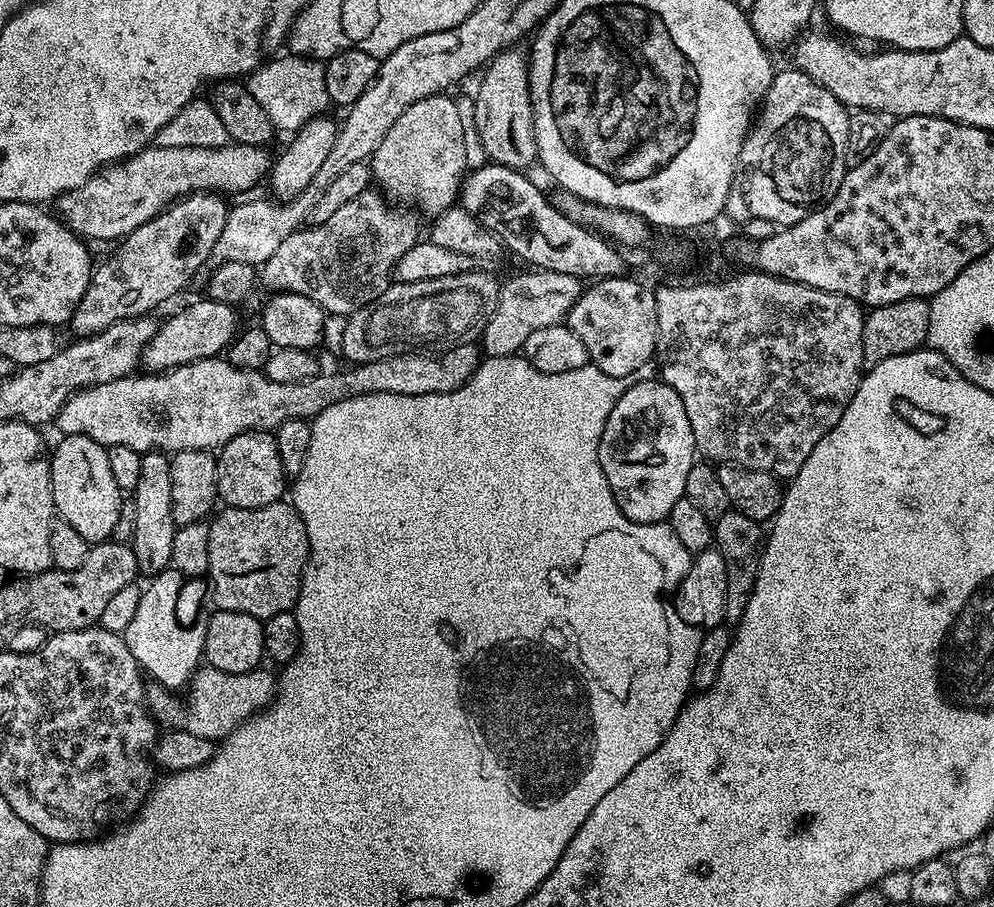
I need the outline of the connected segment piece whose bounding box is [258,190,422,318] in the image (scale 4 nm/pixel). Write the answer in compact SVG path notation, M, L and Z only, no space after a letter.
M365 190L346 202L346 206L338 206L334 214L316 222L320 224L309 223L290 234L259 269L259 283L272 288L268 290L273 293L302 294L325 313L333 312L341 318L378 299L393 279L398 258L417 244L422 233L415 211L391 208L388 205L391 203L379 191L372 191Z

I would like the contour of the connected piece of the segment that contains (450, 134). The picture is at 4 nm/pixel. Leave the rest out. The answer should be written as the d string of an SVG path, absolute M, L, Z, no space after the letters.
M448 94L427 96L414 102L400 115L398 122L386 130L378 150L374 150L370 158L371 179L381 184L385 197L394 196L401 200L401 205L415 206L428 218L445 212L457 203L461 181L470 168L464 124L466 128L465 113L464 116L460 113L459 106Z

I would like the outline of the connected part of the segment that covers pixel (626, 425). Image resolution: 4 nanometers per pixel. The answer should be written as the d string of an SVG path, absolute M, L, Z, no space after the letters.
M659 378L629 383L626 394L618 398L614 410L610 410L604 422L598 446L602 474L606 474L612 499L622 510L622 514L639 524L667 521L670 510L674 510L674 502L685 499L686 474L690 474L697 456L690 418L686 418L686 406L682 406L682 398L674 394L672 387Z

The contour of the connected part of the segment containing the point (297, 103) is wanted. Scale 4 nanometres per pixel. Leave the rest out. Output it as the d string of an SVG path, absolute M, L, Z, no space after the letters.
M287 54L280 56L277 60L265 63L263 66L254 69L246 77L246 89L264 111L276 130L295 134L300 131L300 127L313 117L321 115L325 111L324 107L329 107L330 101L326 94L326 78L324 77L324 64L319 60L313 60L307 56Z

